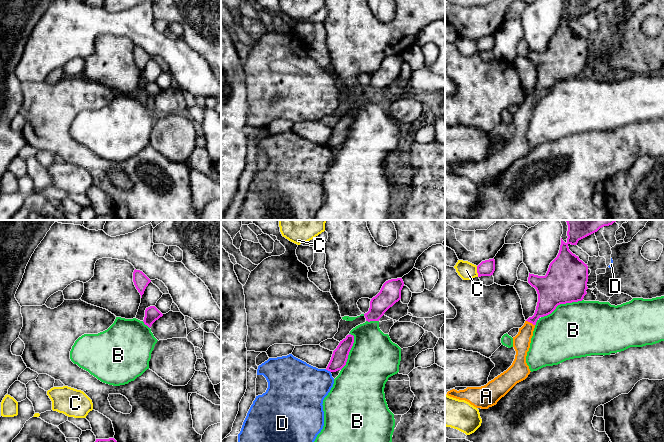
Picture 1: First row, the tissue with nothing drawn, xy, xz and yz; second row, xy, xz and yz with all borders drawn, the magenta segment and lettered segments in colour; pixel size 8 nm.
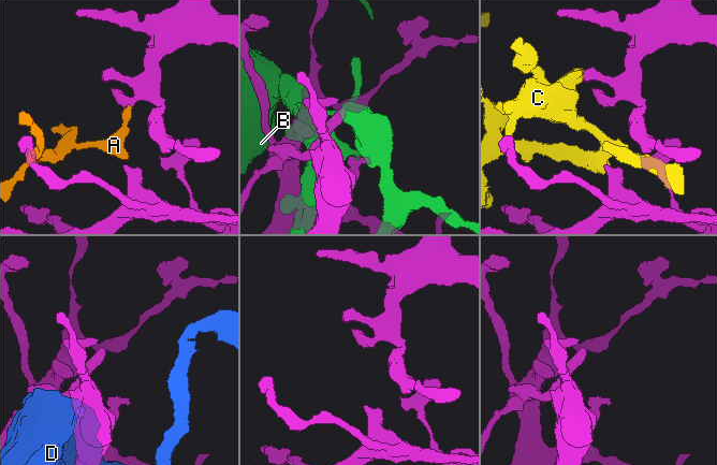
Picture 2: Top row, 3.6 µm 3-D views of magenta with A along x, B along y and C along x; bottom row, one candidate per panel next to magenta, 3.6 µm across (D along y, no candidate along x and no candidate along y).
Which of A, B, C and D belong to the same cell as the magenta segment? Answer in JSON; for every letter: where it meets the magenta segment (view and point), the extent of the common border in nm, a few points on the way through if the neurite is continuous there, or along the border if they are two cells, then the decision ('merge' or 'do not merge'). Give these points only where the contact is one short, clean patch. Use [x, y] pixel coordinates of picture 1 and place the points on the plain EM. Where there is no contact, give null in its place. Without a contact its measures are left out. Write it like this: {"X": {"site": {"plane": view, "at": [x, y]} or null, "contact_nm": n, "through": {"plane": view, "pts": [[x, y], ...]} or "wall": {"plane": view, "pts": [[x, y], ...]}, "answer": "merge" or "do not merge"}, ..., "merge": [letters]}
{"A": {"site": {"plane": "yz", "at": [530, 98]}, "contact_nm": 80, "through": {"plane": "yz", "pts": [[549, 74], [546, 81], [530, 98], [521, 118]]}, "answer": "merge"}, "B": {"site": {"plane": "yz", "at": [561, 79]}, "contact_nm": 360, "answer": "do not merge"}, "C": {"site": {"plane": "yz", "at": [477, 47]}, "contact_nm": 90, "answer": "do not merge"}, "D": {"site": {"plane": "xz", "at": [328, 146]}, "contact_nm": 50, "answer": "do not merge"}, "merge": ["A"]}

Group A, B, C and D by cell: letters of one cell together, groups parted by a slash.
A / B / C / D

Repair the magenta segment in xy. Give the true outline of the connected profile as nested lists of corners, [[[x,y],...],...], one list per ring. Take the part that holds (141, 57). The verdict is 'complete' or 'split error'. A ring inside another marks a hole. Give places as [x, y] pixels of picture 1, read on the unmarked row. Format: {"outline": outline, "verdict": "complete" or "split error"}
{"outline": [[[135,45],[133,48],[133,58],[142,74],[142,71],[151,56],[142,47]]], "verdict": "complete"}

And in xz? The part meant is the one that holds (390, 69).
{"outline": [[[402,54],[386,57],[380,68],[371,75],[369,87],[364,90],[366,97],[379,97],[384,89],[401,75],[403,62]]], "verdict": "complete"}

